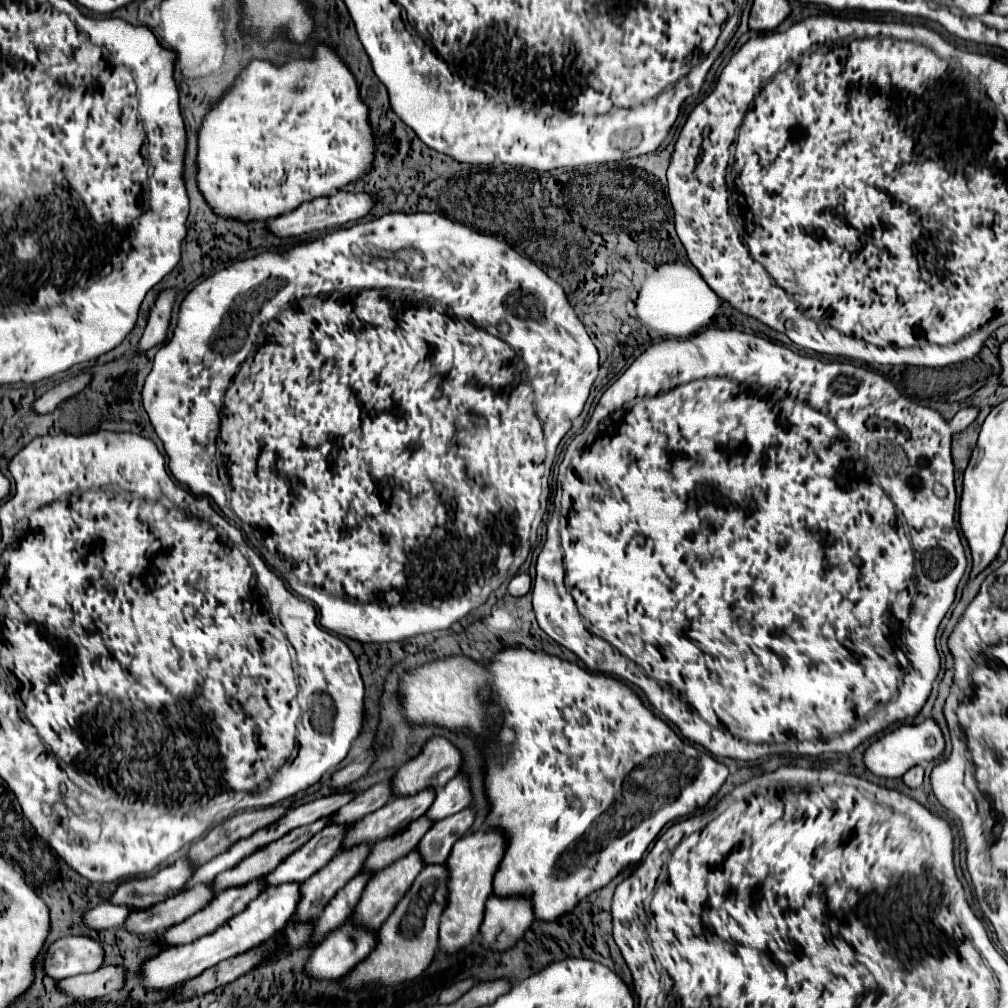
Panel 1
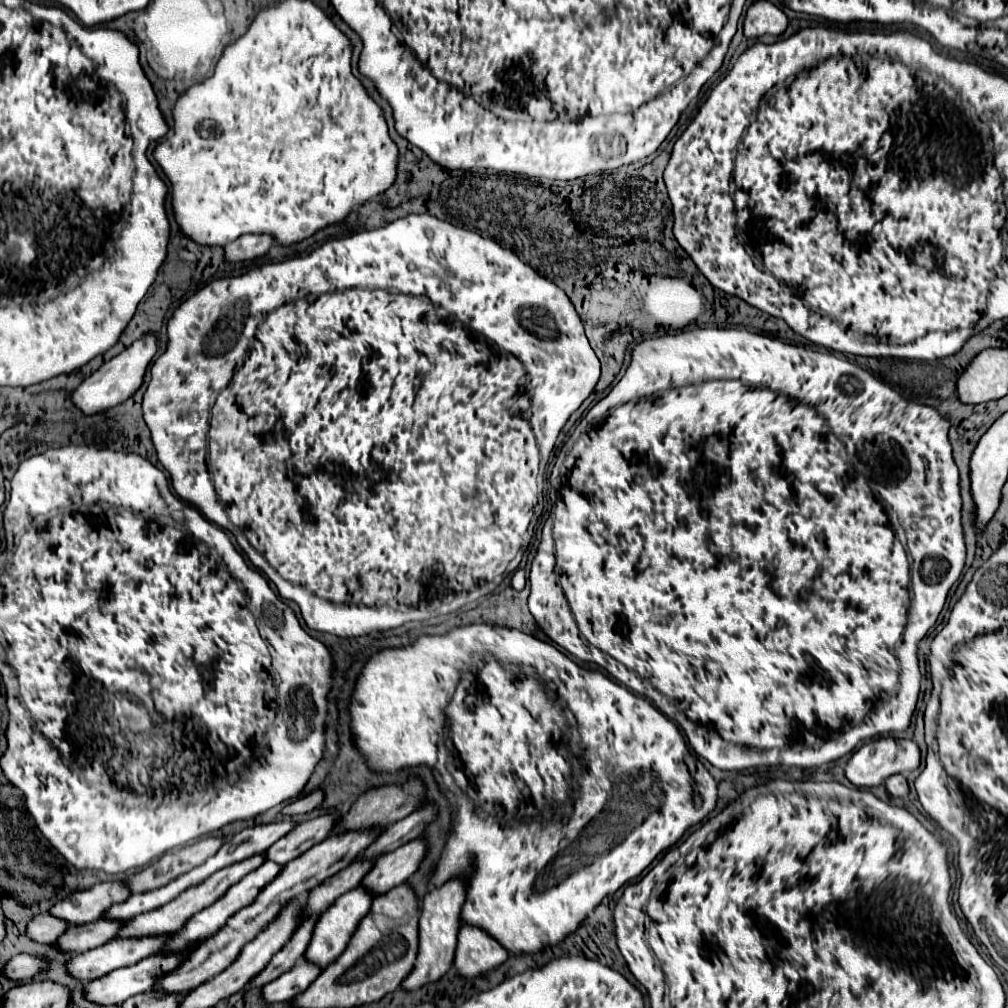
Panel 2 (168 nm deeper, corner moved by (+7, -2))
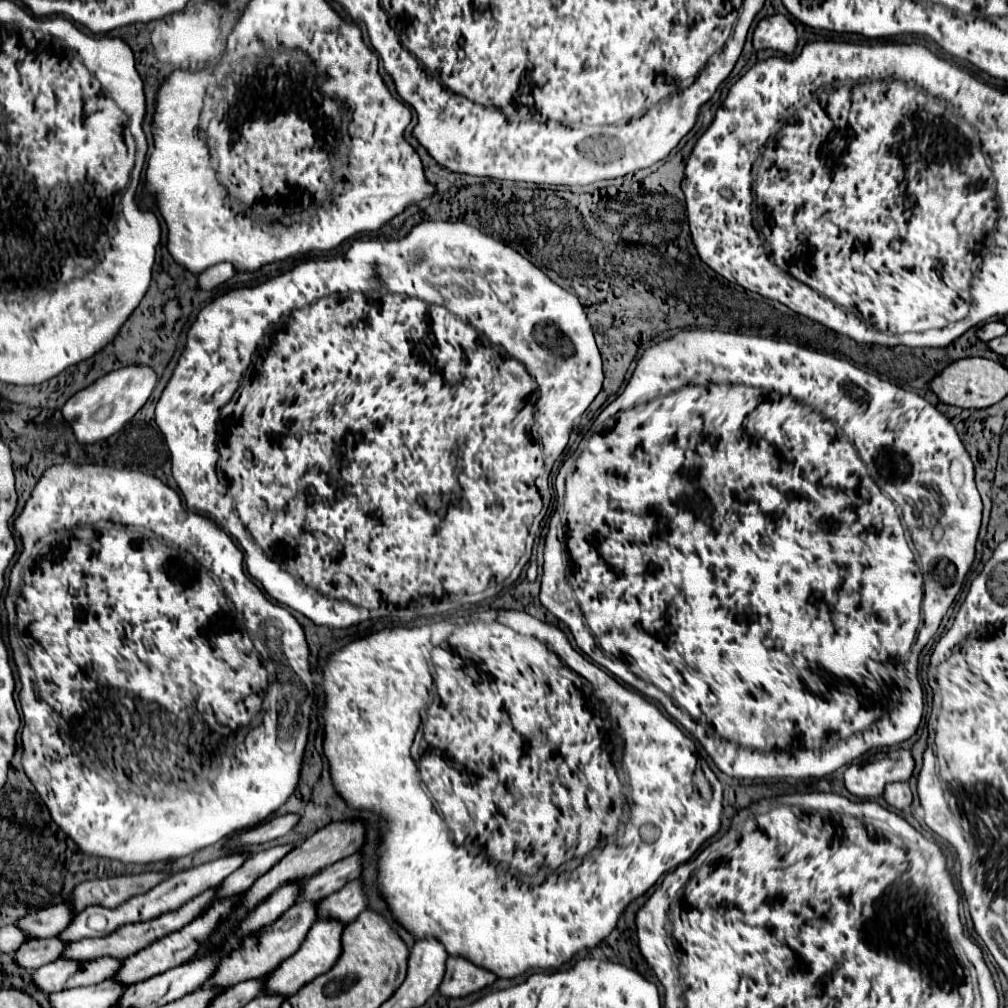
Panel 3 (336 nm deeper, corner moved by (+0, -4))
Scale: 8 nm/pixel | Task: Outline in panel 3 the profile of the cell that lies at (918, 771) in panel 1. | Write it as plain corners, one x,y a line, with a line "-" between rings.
895,782
895,784
887,784
885,786
883,798
885,798
885,802
889,806
893,806
897,810
907,810
911,806
913,794
911,794
907,782

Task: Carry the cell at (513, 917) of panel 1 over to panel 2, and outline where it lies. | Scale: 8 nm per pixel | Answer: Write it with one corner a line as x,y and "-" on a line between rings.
472,924
460,928
454,964
462,976
474,978
482,972
494,970
506,962
508,956
508,950
504,950
504,946
500,946
500,942
482,928
474,928

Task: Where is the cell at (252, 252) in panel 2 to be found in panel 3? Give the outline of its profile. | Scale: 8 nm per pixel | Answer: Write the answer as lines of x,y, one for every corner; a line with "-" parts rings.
221,262
221,264
211,266
211,268
207,268
205,272
199,274
199,278
197,278
197,288
199,288
199,290
213,290
215,286
223,284
225,280
229,280
233,274
235,274
233,266
231,266
229,262

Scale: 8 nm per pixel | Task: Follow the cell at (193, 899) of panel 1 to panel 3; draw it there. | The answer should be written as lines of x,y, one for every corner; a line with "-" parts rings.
47,938
47,940
27,940
15,954
13,962
23,968
25,972
37,970
43,964
49,964
57,960
63,952
65,944
59,938

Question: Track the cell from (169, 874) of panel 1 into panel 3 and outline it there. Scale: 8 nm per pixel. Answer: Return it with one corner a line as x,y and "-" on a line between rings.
57,904
57,906
49,906
49,908
43,908
39,912
19,918
15,926
21,926
21,930
29,938
53,938
71,920
73,920
71,904

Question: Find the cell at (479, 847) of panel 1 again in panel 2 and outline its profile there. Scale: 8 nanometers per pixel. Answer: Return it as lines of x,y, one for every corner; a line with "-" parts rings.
456,876
444,882
442,886
432,888
424,902
422,902
422,916
420,916
420,948
418,948
418,960
410,976
402,982
402,988
416,990
428,982
438,980
442,974
446,974
454,962
456,944
458,944
458,930
462,926
462,906
466,902
466,890
468,890
468,878

